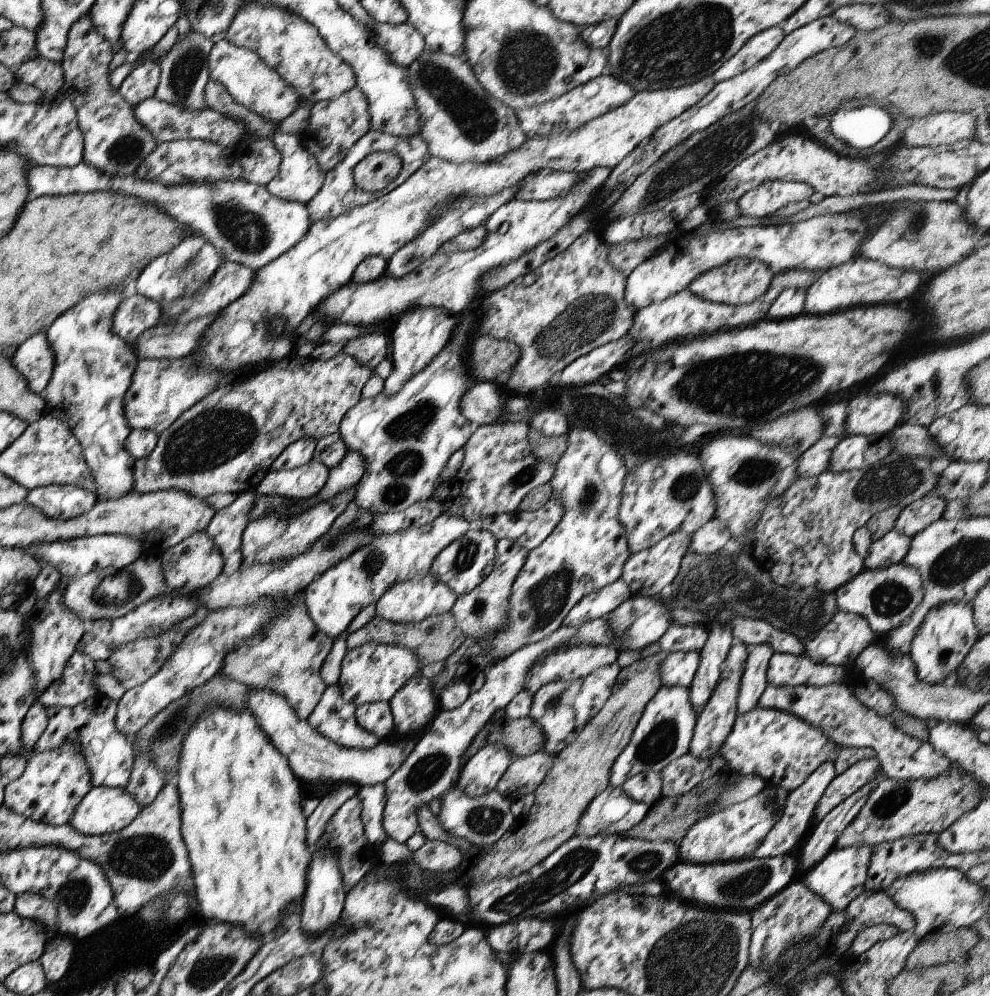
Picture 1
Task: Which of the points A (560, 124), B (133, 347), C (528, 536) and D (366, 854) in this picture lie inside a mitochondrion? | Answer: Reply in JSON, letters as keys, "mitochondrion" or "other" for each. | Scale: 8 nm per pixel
{"A":"other","B":"other","C":"other","D":"other"}

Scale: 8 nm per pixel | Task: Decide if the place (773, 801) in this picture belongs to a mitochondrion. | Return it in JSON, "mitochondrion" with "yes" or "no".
{"mitochondrion":"no"}

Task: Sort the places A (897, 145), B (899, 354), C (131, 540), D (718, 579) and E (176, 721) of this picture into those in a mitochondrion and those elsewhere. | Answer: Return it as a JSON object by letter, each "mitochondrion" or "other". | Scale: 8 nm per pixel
{"A":"other","B":"other","C":"other","D":"mitochondrion","E":"mitochondrion"}

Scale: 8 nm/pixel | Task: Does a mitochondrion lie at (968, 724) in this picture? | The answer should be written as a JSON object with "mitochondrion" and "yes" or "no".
{"mitochondrion":"no"}

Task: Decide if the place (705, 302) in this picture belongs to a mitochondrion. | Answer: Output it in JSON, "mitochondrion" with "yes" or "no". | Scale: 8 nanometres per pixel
{"mitochondrion":"no"}

